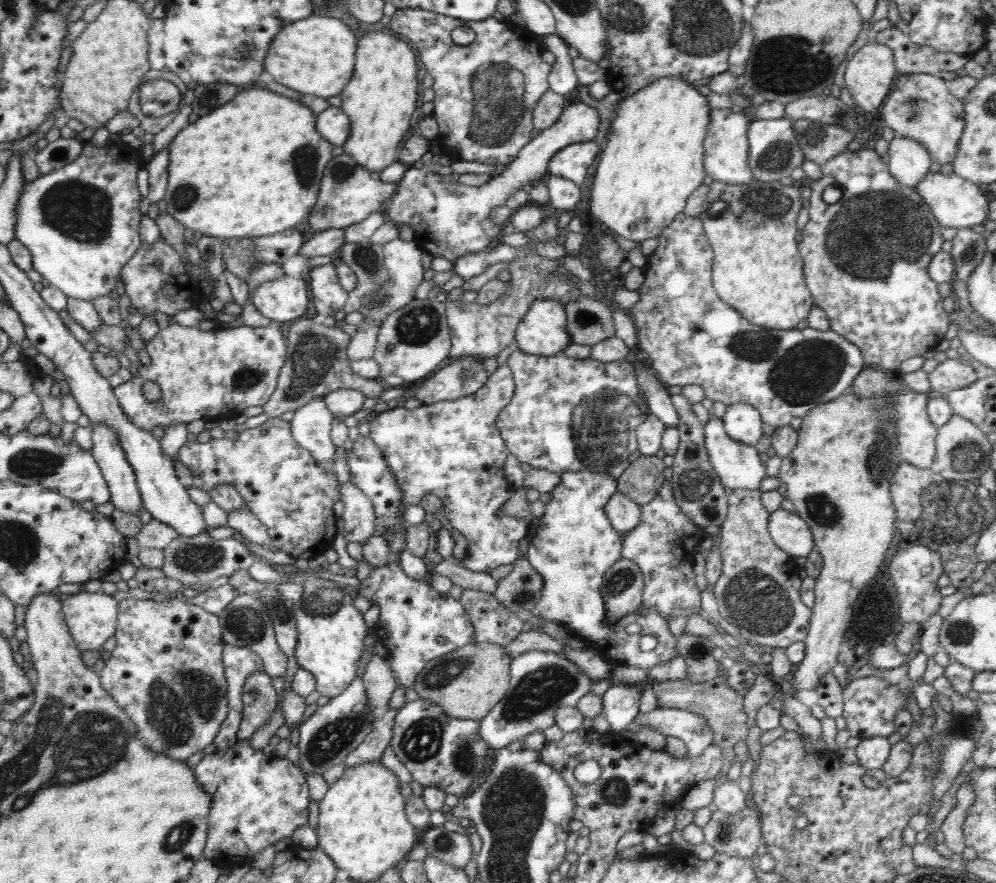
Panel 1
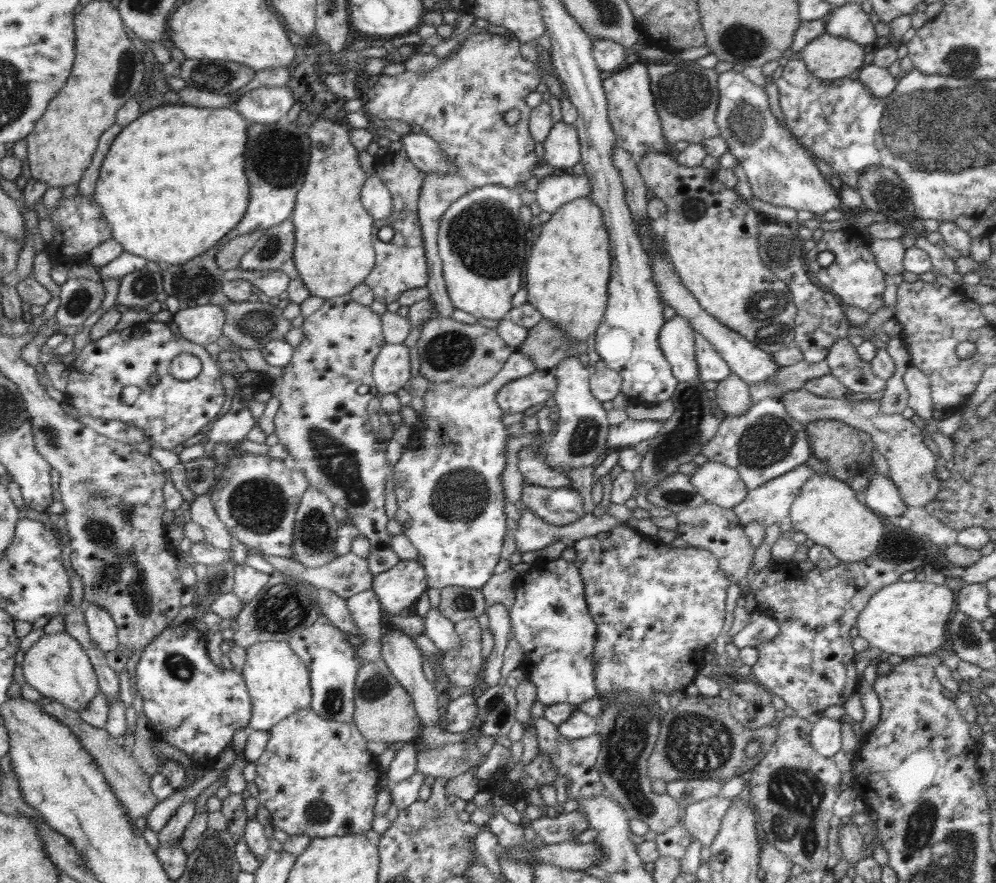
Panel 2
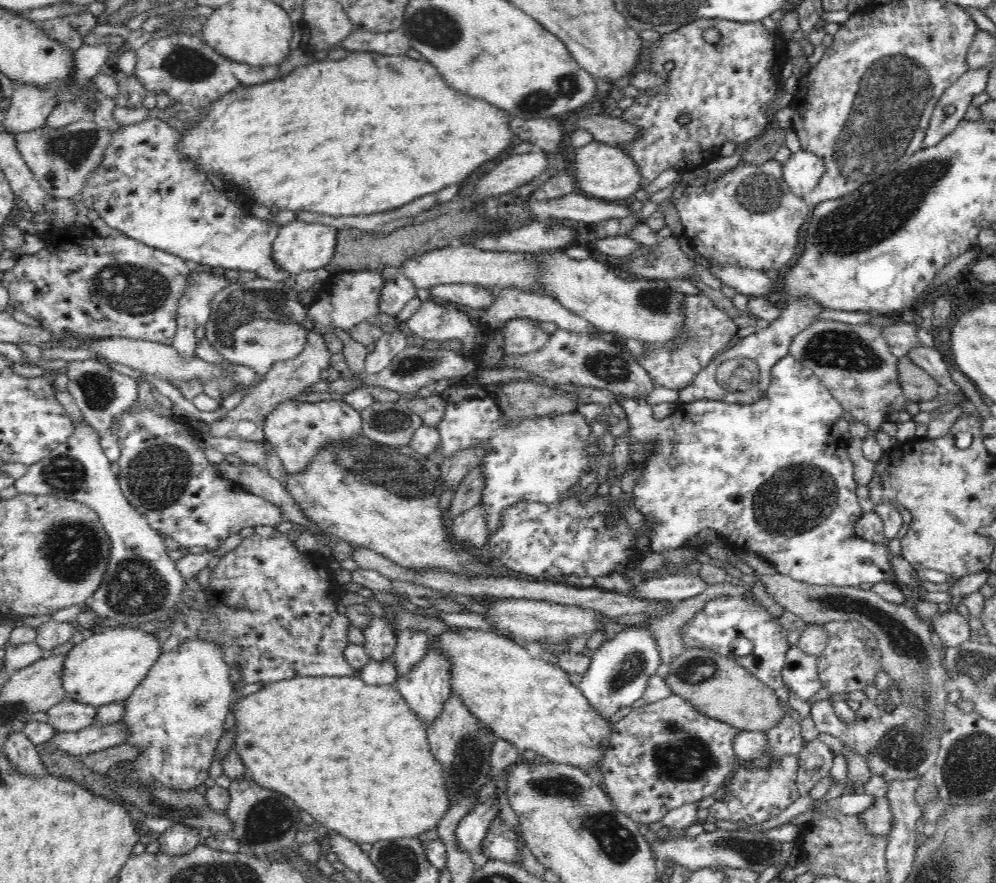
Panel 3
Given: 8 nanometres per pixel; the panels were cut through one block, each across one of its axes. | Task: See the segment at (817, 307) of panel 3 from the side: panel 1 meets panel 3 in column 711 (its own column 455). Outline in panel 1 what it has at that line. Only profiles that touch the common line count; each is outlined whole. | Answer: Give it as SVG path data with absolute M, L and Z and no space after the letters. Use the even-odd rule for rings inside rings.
M458 358L458 360L449 360L449 363L441 366L438 370L426 377L416 393L417 398L424 405L434 404L444 400L456 400L463 396L468 396L476 392L487 381L488 375L483 362L478 362L474 358Z

